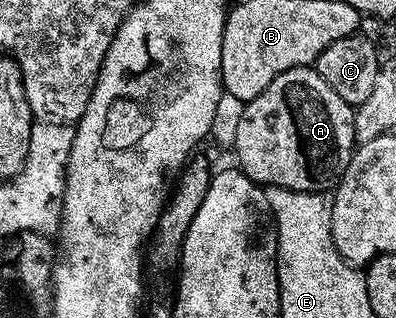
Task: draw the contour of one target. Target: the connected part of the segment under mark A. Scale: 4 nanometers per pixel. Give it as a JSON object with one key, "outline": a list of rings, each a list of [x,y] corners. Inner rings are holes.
{"outline":[[[314,66],[298,67],[297,69],[289,69],[285,73],[281,73],[275,78],[269,86],[250,103],[244,106],[241,113],[241,122],[237,124],[237,141],[233,148],[234,154],[239,154],[238,166],[244,175],[249,176],[253,182],[268,187],[284,187],[290,191],[321,191],[324,193],[334,192],[338,187],[341,177],[345,173],[345,169],[351,160],[351,153],[355,150],[357,144],[355,142],[355,112],[351,106],[345,101],[341,101],[341,97],[337,97],[337,93],[333,93],[333,89],[329,89],[329,85],[325,85],[325,81],[321,81],[321,77],[316,73]]]}

